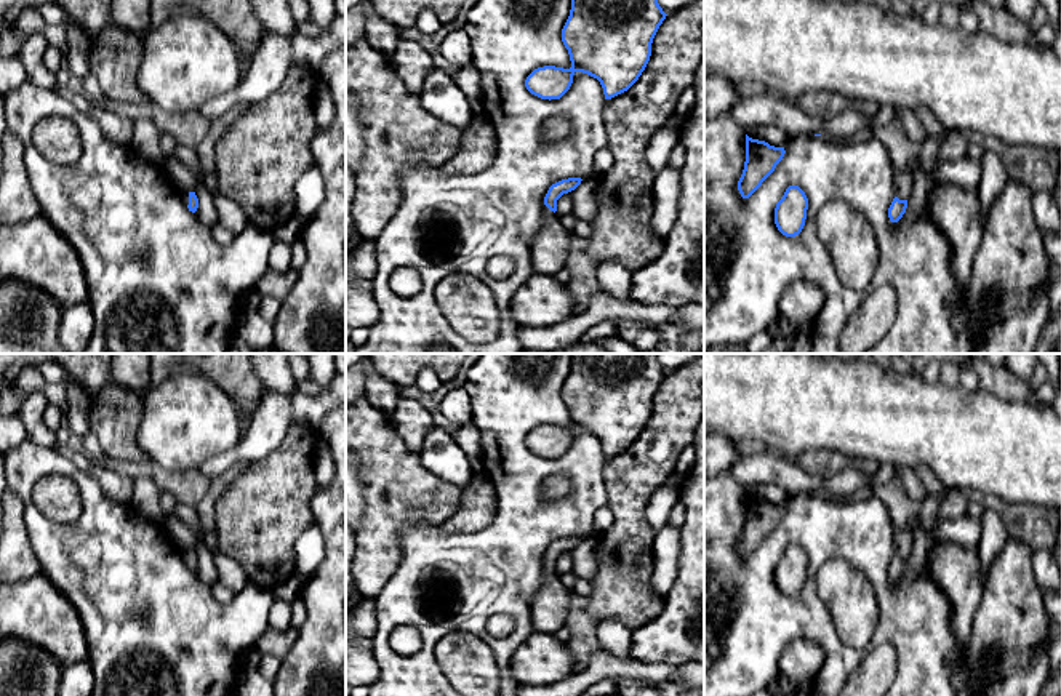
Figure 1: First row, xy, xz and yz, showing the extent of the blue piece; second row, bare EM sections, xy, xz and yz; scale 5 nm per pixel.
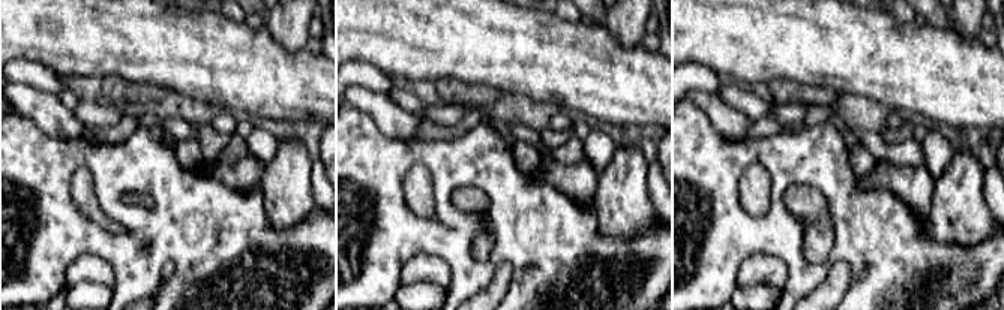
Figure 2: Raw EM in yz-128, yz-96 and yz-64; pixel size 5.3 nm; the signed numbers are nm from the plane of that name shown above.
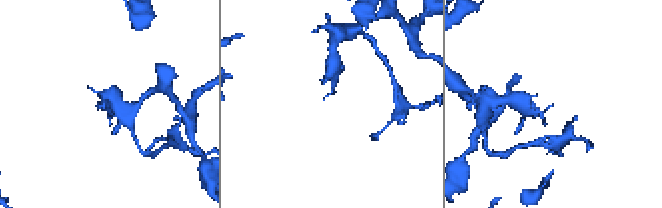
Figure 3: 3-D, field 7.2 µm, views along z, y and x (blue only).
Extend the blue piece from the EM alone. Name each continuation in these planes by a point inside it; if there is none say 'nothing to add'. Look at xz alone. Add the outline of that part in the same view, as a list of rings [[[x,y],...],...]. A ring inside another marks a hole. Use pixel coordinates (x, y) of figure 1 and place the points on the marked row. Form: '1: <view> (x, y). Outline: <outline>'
1: xz (549, 250). Outline: [[[544,205],[544,222],[530,246],[533,272],[554,275],[562,270],[568,259],[571,235],[559,216]]]

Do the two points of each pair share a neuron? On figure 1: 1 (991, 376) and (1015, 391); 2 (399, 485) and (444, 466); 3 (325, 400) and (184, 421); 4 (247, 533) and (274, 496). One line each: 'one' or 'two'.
1: one
2: two
3: two
4: one

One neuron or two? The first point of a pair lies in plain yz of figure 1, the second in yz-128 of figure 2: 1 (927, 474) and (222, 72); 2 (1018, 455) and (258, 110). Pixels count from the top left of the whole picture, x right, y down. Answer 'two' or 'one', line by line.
1: two
2: one

